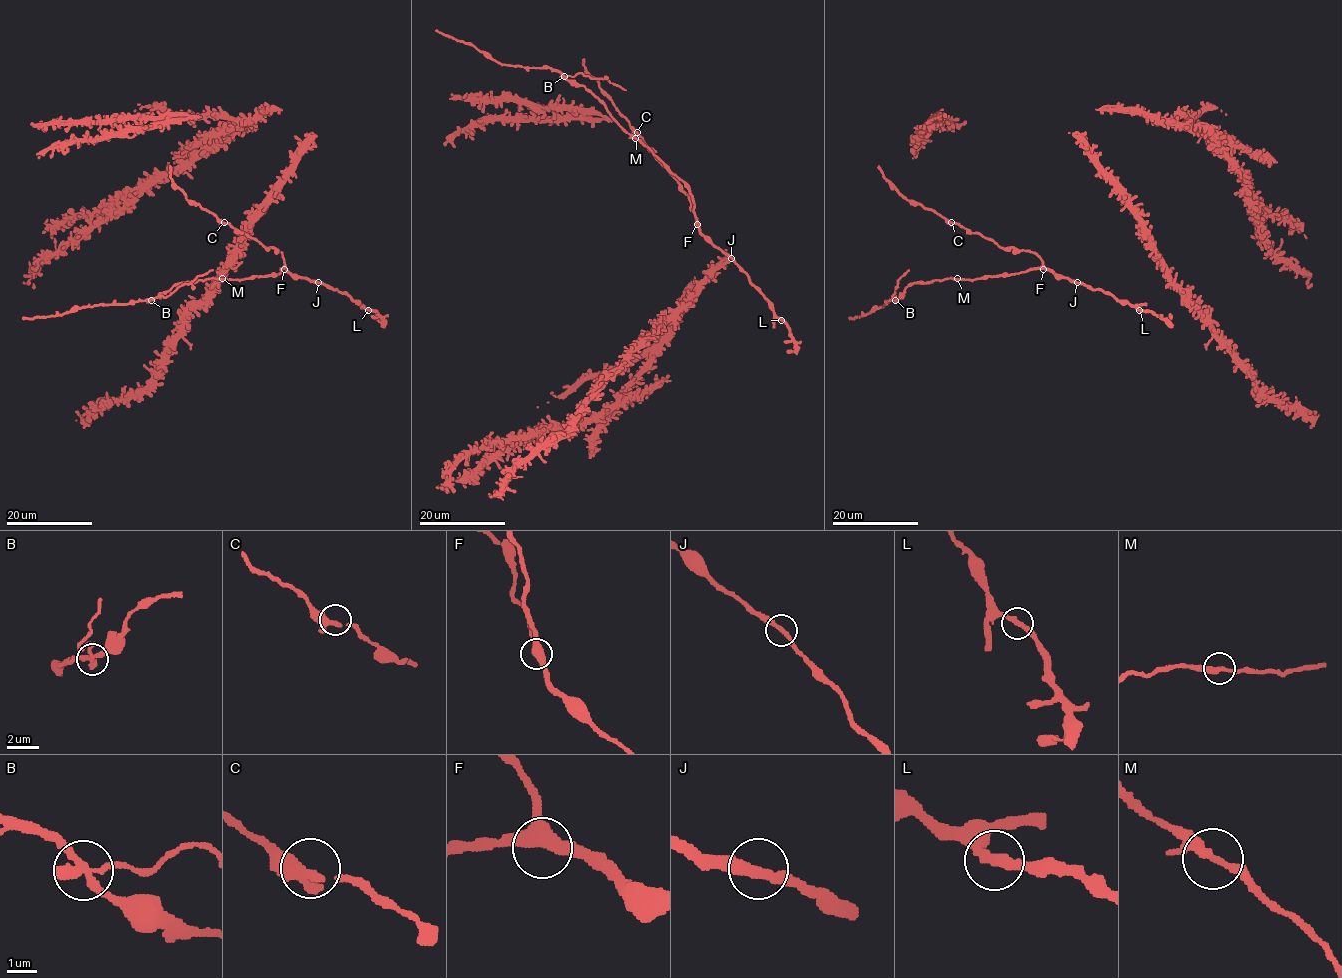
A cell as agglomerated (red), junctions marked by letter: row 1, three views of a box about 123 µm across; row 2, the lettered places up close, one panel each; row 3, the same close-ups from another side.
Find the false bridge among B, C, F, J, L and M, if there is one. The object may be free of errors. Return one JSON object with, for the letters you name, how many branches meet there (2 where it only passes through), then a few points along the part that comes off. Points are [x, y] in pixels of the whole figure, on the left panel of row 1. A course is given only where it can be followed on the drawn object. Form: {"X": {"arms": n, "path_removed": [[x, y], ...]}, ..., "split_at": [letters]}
{"B": {"arms": 3, "path_removed": [[151, 300], [169, 296], [179, 286], [213, 270]]}, "split_at": ["B"]}

